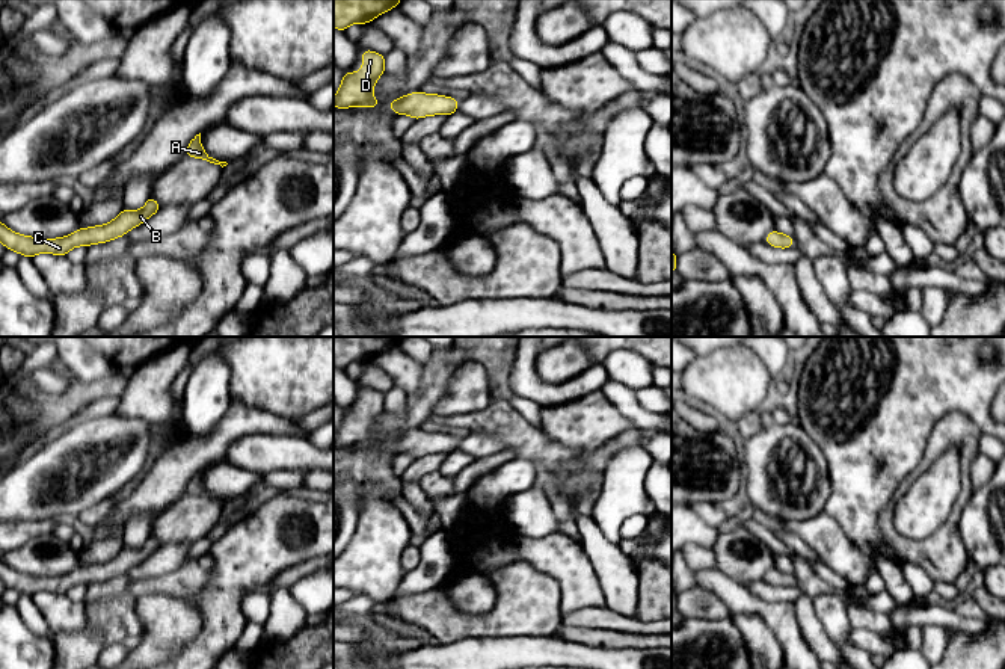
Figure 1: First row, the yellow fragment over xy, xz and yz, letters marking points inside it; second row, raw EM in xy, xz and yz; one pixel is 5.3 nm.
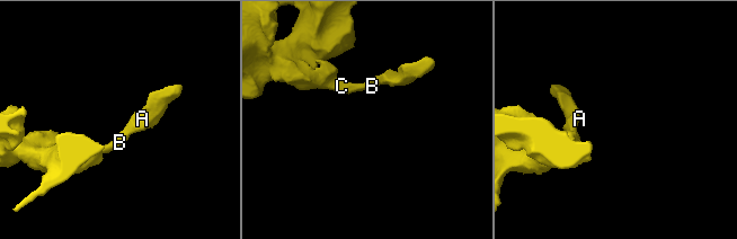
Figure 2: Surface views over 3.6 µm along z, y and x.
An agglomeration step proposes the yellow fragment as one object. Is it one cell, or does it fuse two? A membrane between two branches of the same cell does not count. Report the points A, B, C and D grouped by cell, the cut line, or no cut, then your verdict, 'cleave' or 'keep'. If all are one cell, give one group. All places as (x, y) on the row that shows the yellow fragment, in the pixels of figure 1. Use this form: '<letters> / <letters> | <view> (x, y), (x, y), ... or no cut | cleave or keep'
A B C D | no cut | keep

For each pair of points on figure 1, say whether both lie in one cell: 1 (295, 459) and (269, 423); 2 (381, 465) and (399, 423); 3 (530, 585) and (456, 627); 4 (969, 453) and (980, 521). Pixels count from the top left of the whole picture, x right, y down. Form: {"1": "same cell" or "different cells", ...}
{"1": "different cells", "2": "same cell", "3": "same cell", "4": "different cells"}

